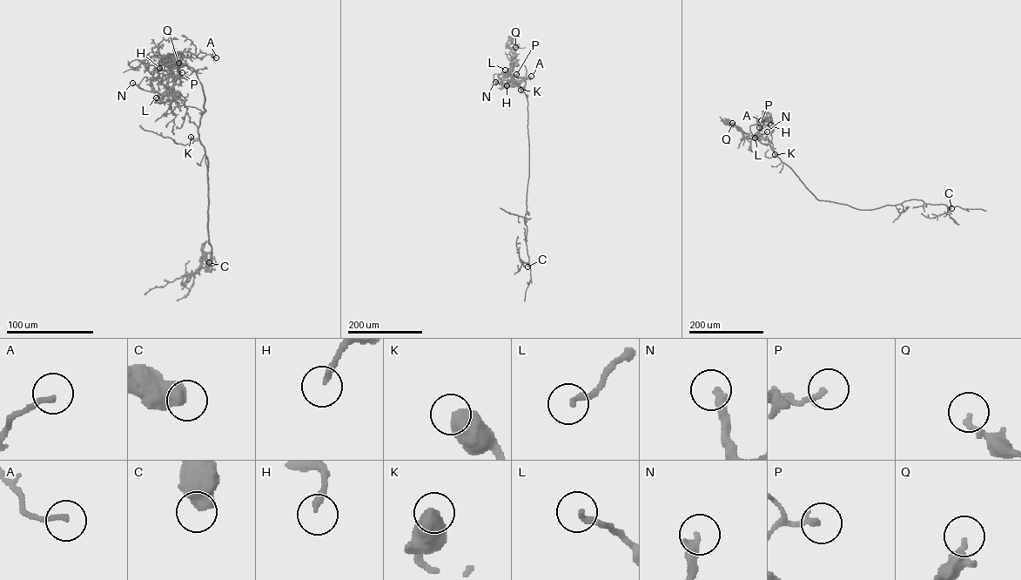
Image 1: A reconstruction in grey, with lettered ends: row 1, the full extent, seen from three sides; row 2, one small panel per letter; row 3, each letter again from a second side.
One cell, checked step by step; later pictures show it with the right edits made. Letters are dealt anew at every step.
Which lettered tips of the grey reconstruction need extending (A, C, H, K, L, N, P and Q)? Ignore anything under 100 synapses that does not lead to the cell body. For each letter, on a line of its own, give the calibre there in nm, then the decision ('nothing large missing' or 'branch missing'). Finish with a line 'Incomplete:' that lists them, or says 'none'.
A: calibre 170 nm; nothing large missing
C: calibre 700 nm; nothing large missing
H: calibre 220 nm; nothing large missing
K: calibre 600 nm; nothing large missing
L: calibre 200 nm; nothing large missing
N: calibre 320 nm; nothing large missing
P: calibre 190 nm; nothing large missing
Q: calibre 220 nm; nothing large missing
Incomplete: none

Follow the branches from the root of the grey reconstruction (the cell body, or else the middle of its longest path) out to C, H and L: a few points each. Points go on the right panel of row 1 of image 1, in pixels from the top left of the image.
C: (817, 198), (863, 210), (896, 205), (911, 199), (945, 205), (951, 208)
H: (817, 198), (770, 146), (759, 141), (749, 130), (751, 125), (766, 118), (772, 122), (770, 124)
L: (817, 198), (769, 144), (762, 144), (753, 136), (749, 126), (762, 122), (755, 138)

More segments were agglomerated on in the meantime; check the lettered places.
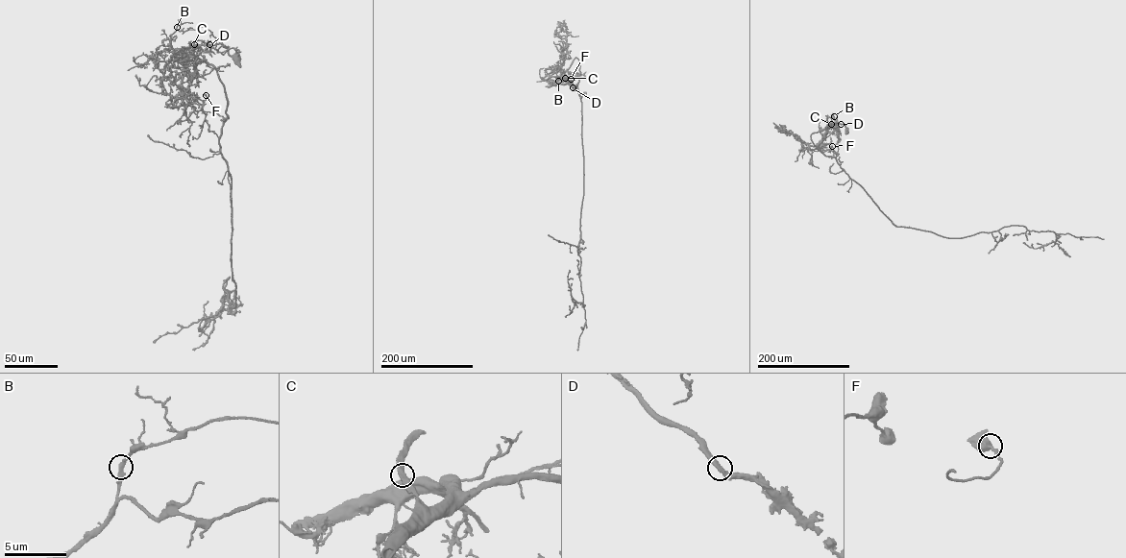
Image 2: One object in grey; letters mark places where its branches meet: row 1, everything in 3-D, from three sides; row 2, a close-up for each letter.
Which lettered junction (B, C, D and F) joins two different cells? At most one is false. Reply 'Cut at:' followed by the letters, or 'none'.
Cut at: none

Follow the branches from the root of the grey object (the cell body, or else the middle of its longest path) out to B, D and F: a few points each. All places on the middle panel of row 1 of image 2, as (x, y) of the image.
B: (584, 93), (568, 84), (567, 76), (566, 80), (555, 84), (558, 81)
D: (584, 93), (573, 87)
F: (584, 93), (567, 84), (564, 73), (576, 58), (579, 63), (578, 84), (570, 84), (571, 79)

